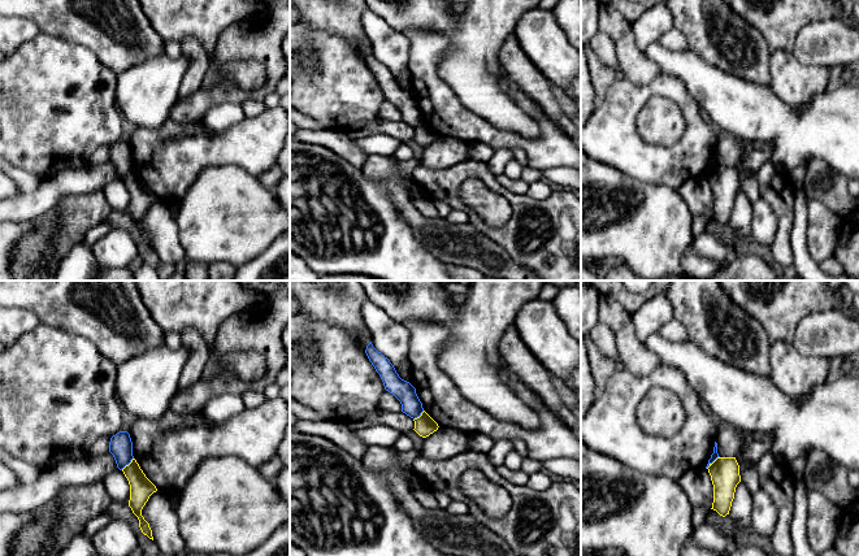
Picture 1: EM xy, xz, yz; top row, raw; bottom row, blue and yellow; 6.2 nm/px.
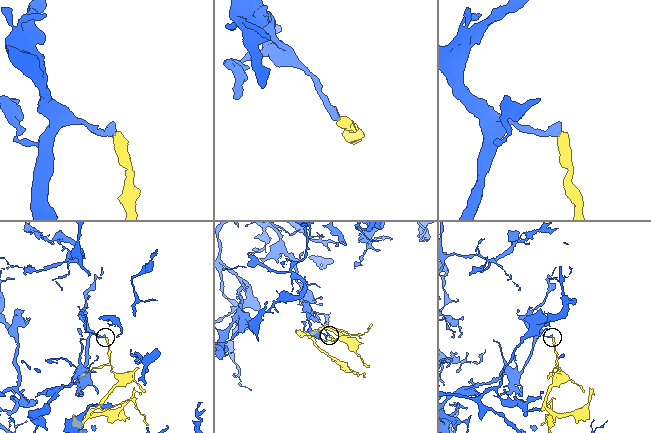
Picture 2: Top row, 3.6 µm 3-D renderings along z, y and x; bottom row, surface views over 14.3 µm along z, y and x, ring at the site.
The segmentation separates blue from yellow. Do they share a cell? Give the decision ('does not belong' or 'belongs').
does not belong

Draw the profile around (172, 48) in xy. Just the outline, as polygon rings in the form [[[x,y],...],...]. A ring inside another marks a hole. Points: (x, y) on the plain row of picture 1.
[[[164,40],[164,53],[170,58],[177,58],[182,55],[182,45],[177,40]]]

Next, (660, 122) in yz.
[[[651,96],[637,117],[637,130],[641,138],[654,145],[676,144],[682,139],[685,127],[681,109],[664,96]]]

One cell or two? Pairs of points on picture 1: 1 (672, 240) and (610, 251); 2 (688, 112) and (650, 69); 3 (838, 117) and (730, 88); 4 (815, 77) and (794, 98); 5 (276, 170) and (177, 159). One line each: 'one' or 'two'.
1: one
2: two
3: one
4: one
5: two

